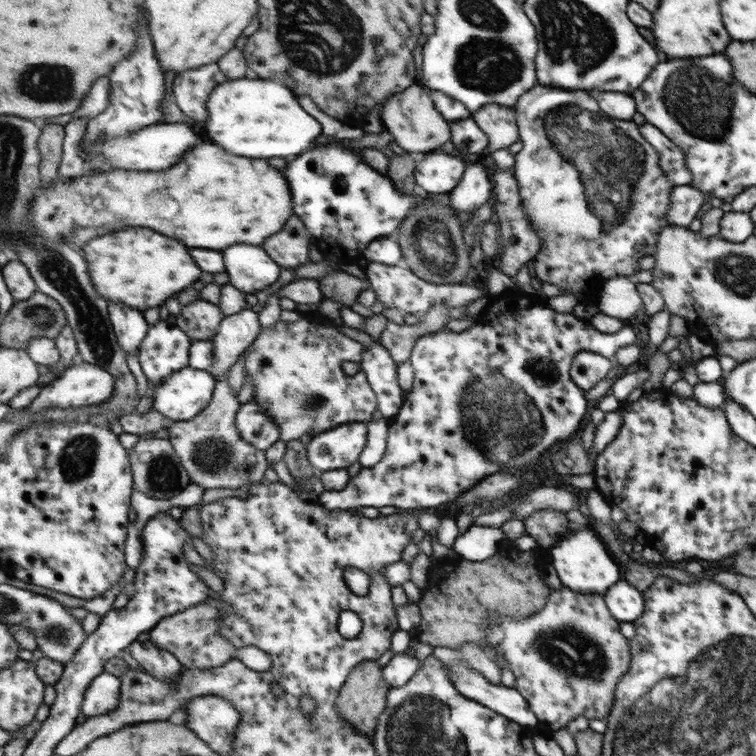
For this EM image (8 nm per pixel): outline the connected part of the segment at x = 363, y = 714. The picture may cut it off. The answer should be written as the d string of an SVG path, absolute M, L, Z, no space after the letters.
M367 659L367 662L358 662L357 667L346 677L346 682L338 694L339 716L344 718L344 721L355 730L371 737L374 733L373 728L376 728L377 716L380 716L382 710L386 708L386 695L389 693L389 689L386 679L382 675L382 666L376 660Z

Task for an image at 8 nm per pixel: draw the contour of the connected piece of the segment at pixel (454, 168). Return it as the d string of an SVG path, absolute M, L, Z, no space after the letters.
M443 152L424 154L414 166L414 182L431 195L450 192L462 178L463 162Z

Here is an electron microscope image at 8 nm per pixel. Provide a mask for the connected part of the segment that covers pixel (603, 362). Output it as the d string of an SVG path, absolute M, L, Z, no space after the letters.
M581 351L579 358L575 358L575 366L571 366L570 378L575 378L575 382L579 382L579 386L583 386L583 391L587 392L605 378L612 364L612 360L599 354Z

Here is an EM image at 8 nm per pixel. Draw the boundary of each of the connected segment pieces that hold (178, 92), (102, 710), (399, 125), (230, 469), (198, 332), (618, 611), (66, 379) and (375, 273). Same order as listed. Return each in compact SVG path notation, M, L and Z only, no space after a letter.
M211 63L210 65L200 66L198 69L180 72L174 78L172 98L184 114L189 114L195 120L207 120L207 101L210 94L216 86L223 84L228 79L218 63Z
M104 672L86 690L86 700L81 712L88 717L101 716L113 712L121 705L122 679Z
M416 84L384 99L381 114L379 114L380 121L383 128L389 132L391 139L393 139L392 142L395 142L406 153L429 152L429 150L451 140L447 122L433 108L429 96L428 90Z
M225 374L215 388L210 406L202 414L191 421L172 422L168 438L192 483L203 489L239 489L245 485L259 484L263 477L269 476L266 452L245 441L239 432L238 413L242 406L229 384L229 374Z
M198 298L180 310L176 323L192 341L213 341L225 317L222 307Z
M626 580L619 581L602 595L613 618L619 622L633 622L644 609L640 591Z
M81 361L80 364L72 365L59 380L53 380L53 382L44 385L41 394L25 410L43 412L43 408L49 408L49 406L75 409L95 406L99 405L99 402L104 402L104 400L112 398L115 388L115 377L110 373L107 373L99 365L87 364L87 362Z
M369 260L362 269L366 279L369 281L370 289L375 293L375 300L380 302L383 308L397 308L403 315L421 316L434 304L454 307L466 305L470 300L475 300L476 298L485 297L490 301L493 299L488 293L471 285L428 283L426 280L421 280L418 276L415 276L409 269L405 270L405 268L400 268L396 265L383 265Z

